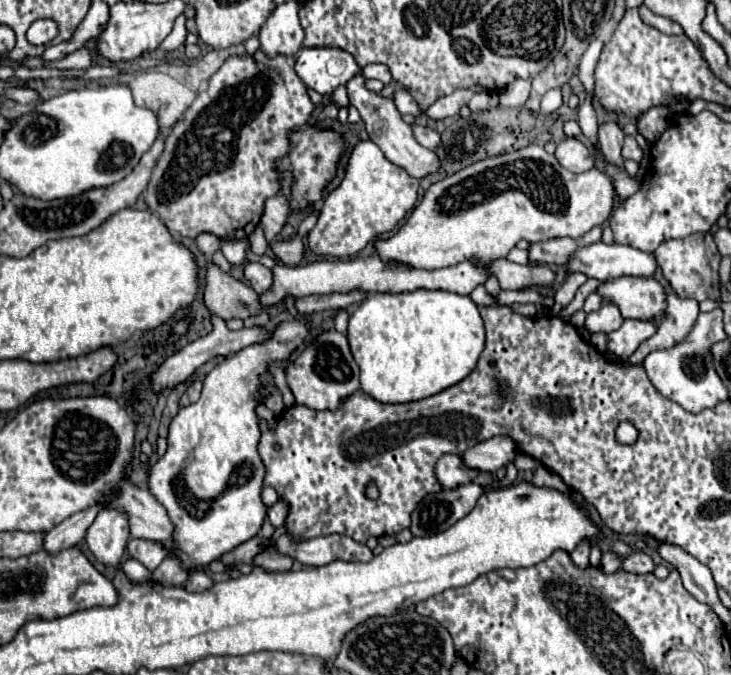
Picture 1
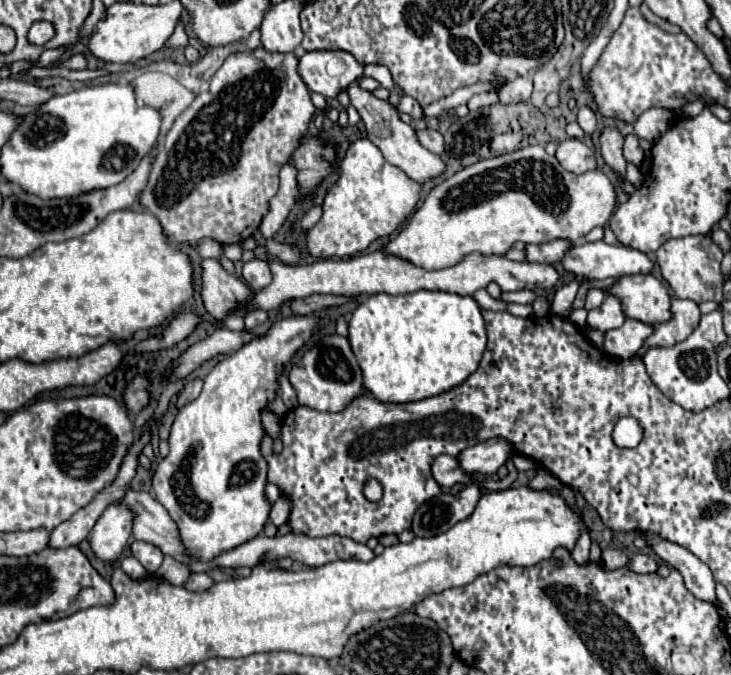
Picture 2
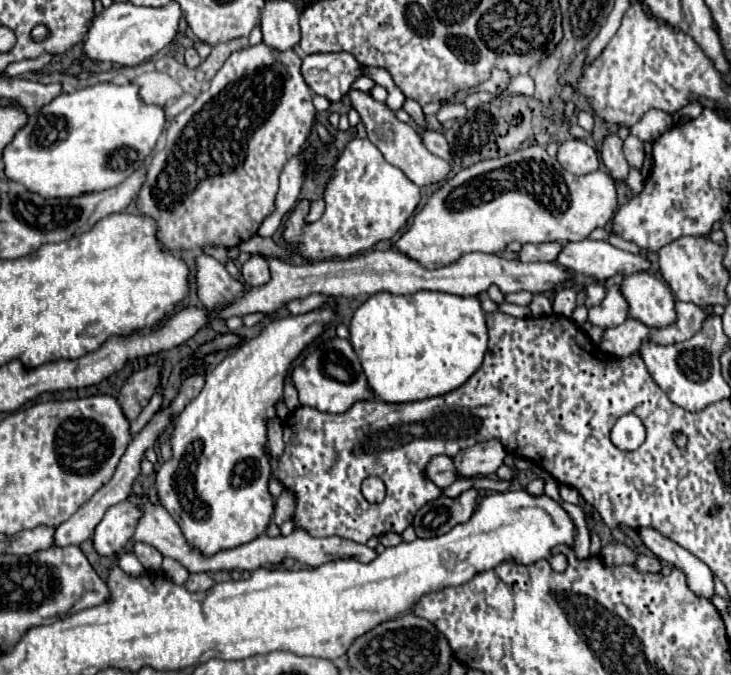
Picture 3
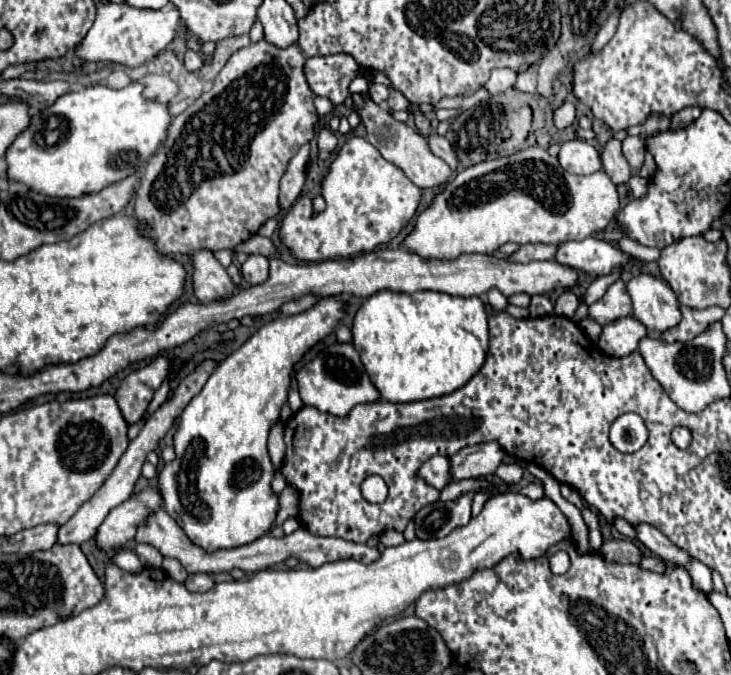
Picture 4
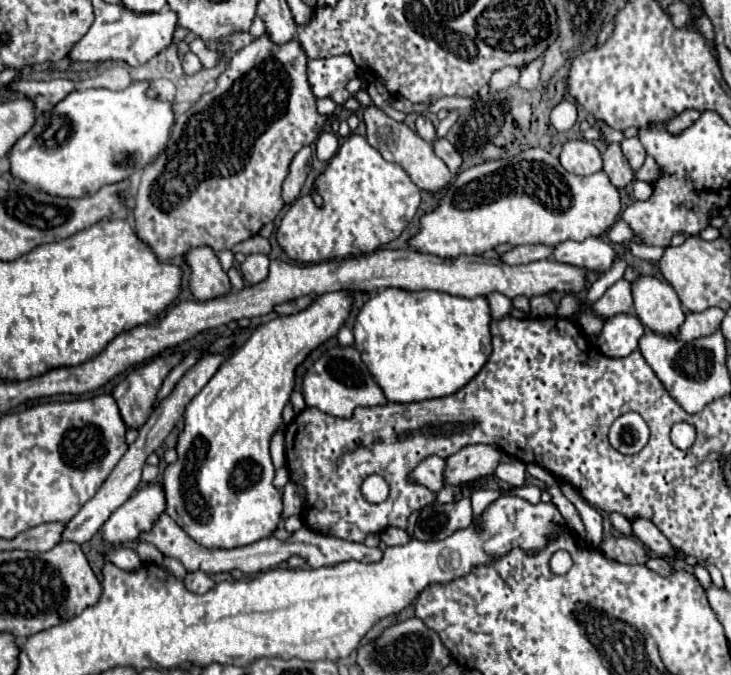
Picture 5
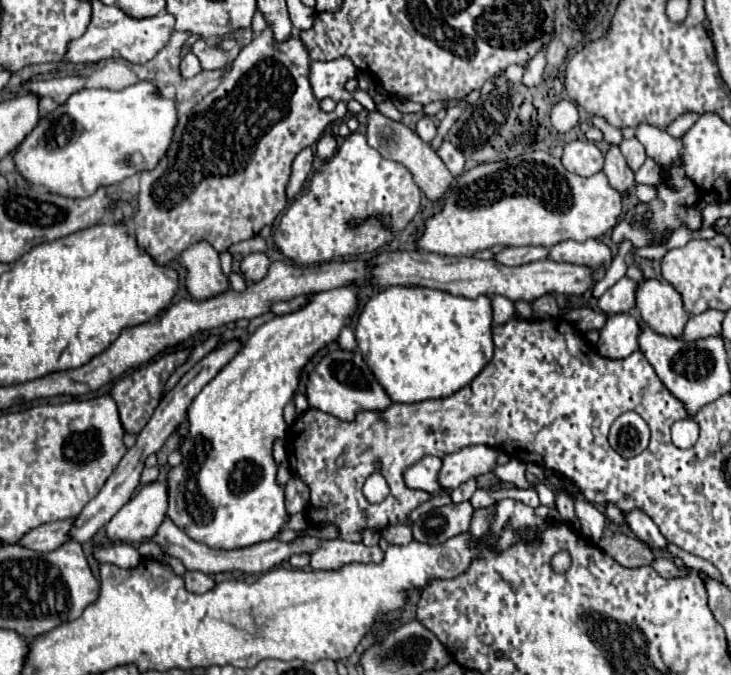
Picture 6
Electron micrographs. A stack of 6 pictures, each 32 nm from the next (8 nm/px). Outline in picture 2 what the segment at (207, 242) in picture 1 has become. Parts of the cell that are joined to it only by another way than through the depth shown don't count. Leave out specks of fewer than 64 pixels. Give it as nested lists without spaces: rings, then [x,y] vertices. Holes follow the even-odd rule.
[[[202,240],[198,244],[198,250],[200,250],[200,256],[210,256],[210,258],[222,258],[224,256],[222,246],[214,240]]]

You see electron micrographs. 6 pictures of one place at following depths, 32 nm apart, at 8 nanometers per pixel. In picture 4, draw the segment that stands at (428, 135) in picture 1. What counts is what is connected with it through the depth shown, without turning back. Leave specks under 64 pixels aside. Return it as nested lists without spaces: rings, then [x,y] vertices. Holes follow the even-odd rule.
[[[436,132],[428,138],[428,144],[430,144],[430,150],[438,156],[438,158],[442,158],[452,170],[456,170],[456,166],[458,166],[458,156],[456,156],[456,152],[454,152],[454,148],[450,146],[450,142],[444,138],[444,136],[438,136]]]

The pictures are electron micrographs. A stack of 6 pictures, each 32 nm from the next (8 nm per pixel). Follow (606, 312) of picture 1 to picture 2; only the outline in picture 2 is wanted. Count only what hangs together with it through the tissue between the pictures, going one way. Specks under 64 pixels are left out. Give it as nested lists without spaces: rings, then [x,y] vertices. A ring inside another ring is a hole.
[[[610,292],[606,294],[600,308],[594,308],[588,312],[588,326],[602,330],[602,332],[622,326],[624,320],[626,320],[626,316],[624,316],[624,308],[622,308],[620,300],[616,300],[616,296],[612,296]]]

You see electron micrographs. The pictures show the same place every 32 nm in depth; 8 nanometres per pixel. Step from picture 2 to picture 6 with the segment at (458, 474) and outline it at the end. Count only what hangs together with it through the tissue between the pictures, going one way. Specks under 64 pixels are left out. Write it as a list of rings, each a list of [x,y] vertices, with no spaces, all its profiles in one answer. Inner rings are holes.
[[[424,456],[424,460],[418,460],[416,464],[412,464],[404,470],[404,482],[412,490],[424,490],[424,492],[434,494],[440,490],[440,484],[436,480],[440,464],[442,464],[440,458]]]

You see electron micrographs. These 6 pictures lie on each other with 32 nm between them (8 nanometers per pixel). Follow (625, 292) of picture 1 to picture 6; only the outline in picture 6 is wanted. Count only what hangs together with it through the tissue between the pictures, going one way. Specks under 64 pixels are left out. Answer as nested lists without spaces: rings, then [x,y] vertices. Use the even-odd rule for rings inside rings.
[[[646,280],[636,290],[636,308],[654,332],[668,338],[682,338],[690,314],[672,284]]]

